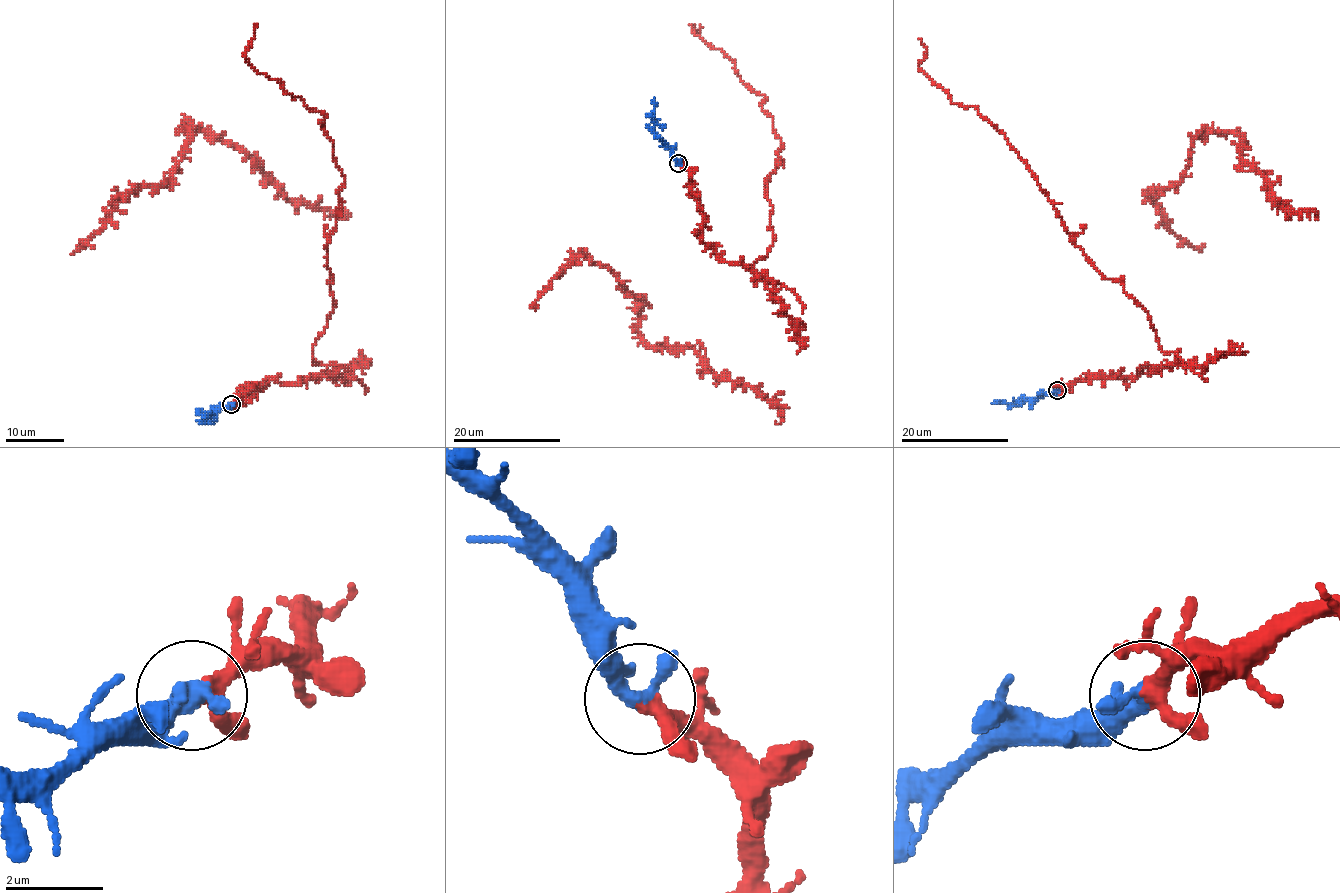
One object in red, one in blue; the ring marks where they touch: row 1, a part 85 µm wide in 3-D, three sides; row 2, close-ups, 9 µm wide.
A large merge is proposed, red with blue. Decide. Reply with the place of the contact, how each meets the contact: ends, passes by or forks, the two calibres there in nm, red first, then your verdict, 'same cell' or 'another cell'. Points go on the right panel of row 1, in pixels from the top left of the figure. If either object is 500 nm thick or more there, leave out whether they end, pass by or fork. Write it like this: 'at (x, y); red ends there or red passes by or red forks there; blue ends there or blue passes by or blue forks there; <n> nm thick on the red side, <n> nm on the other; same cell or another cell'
at (1057, 390); red passes by; blue passes by; 280 nm thick on the red side, 320 nm on the other; same cell

